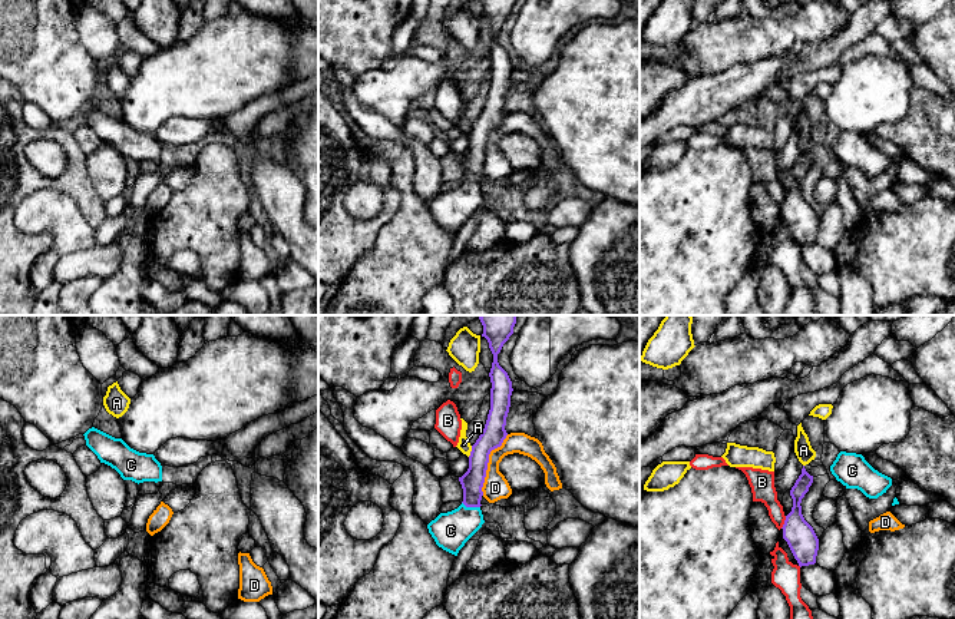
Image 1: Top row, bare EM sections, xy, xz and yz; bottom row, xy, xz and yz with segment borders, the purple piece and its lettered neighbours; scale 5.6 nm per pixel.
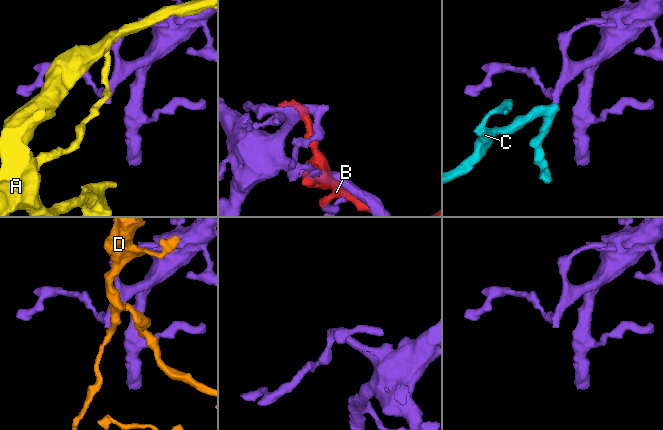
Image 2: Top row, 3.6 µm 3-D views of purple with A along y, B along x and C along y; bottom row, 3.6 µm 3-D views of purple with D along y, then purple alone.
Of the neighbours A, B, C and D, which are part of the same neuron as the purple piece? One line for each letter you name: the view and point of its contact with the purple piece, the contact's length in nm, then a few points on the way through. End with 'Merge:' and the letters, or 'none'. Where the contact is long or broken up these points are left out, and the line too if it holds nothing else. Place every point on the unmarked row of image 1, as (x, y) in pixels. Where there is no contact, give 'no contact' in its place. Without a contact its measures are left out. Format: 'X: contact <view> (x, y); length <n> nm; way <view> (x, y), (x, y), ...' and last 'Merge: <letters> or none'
C: contact xz (471, 185); length 110 nm; way xz (472, 161), (471, 185), (450, 209)
Merge: C

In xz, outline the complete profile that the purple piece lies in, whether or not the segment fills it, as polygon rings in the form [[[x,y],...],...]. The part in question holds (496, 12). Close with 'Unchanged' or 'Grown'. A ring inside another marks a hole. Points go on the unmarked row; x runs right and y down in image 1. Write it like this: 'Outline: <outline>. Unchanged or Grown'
Outline: [[[516,0],[480,1],[483,4],[482,16],[488,19],[493,33],[493,42],[489,52],[492,62],[490,89],[482,113],[472,125],[469,148],[459,156],[463,168],[462,183],[452,191],[440,192],[427,203],[429,212],[436,224],[455,235],[457,235],[465,222],[485,202],[480,189],[480,179],[483,175],[482,166],[486,156],[489,133],[492,129],[500,126],[508,115],[505,105],[513,70],[508,52],[498,42],[498,33],[513,13]]]. Grown

